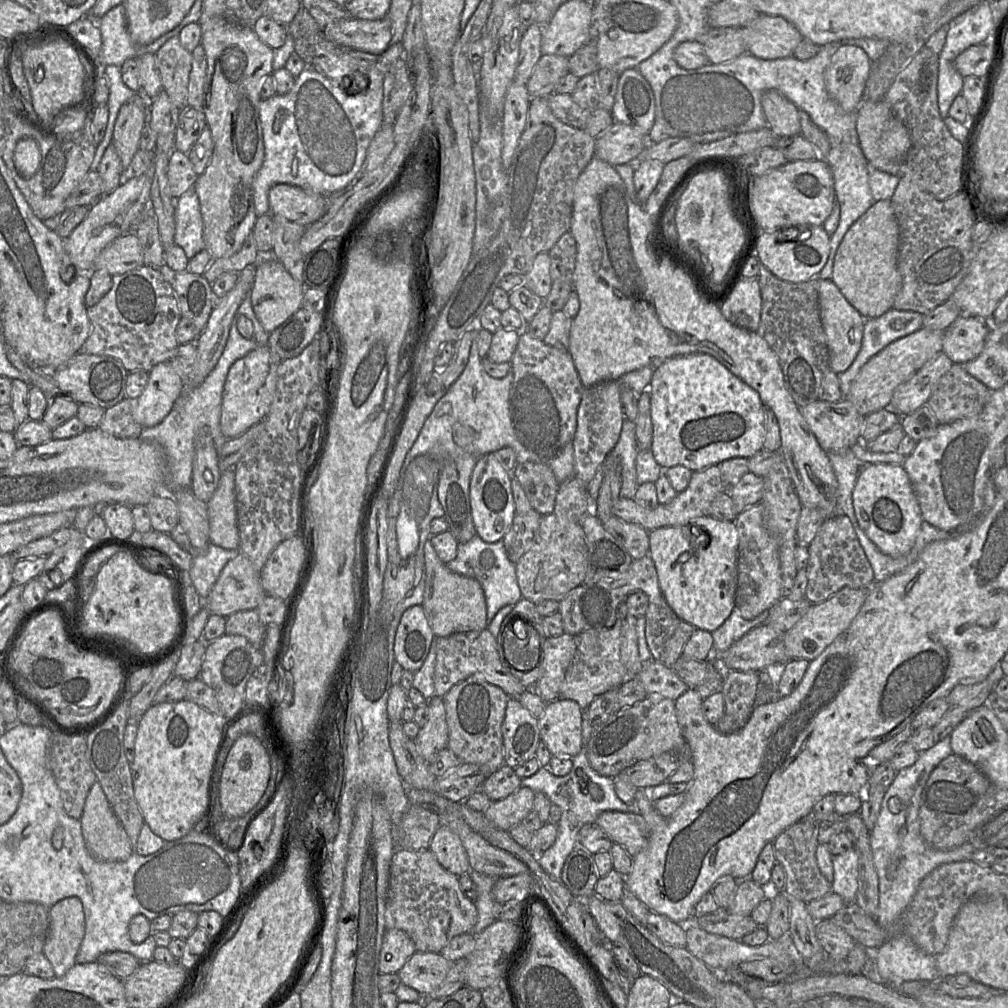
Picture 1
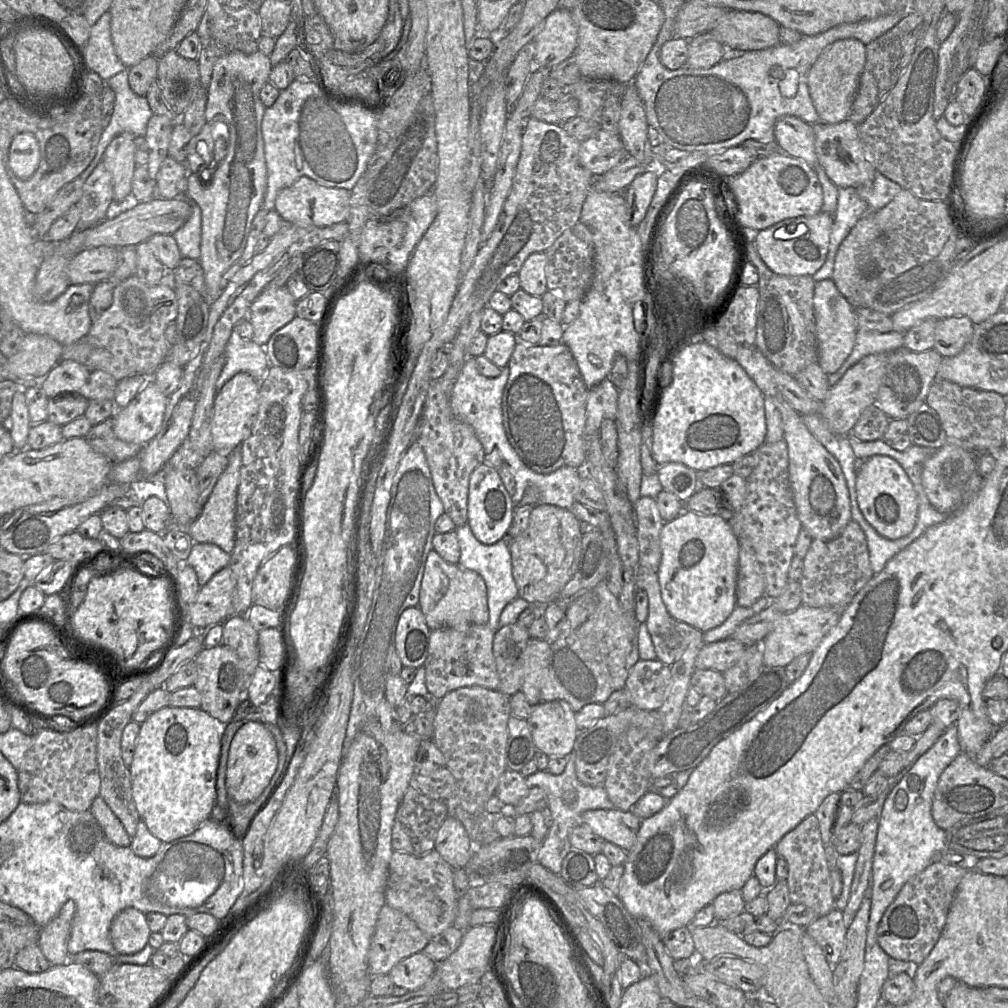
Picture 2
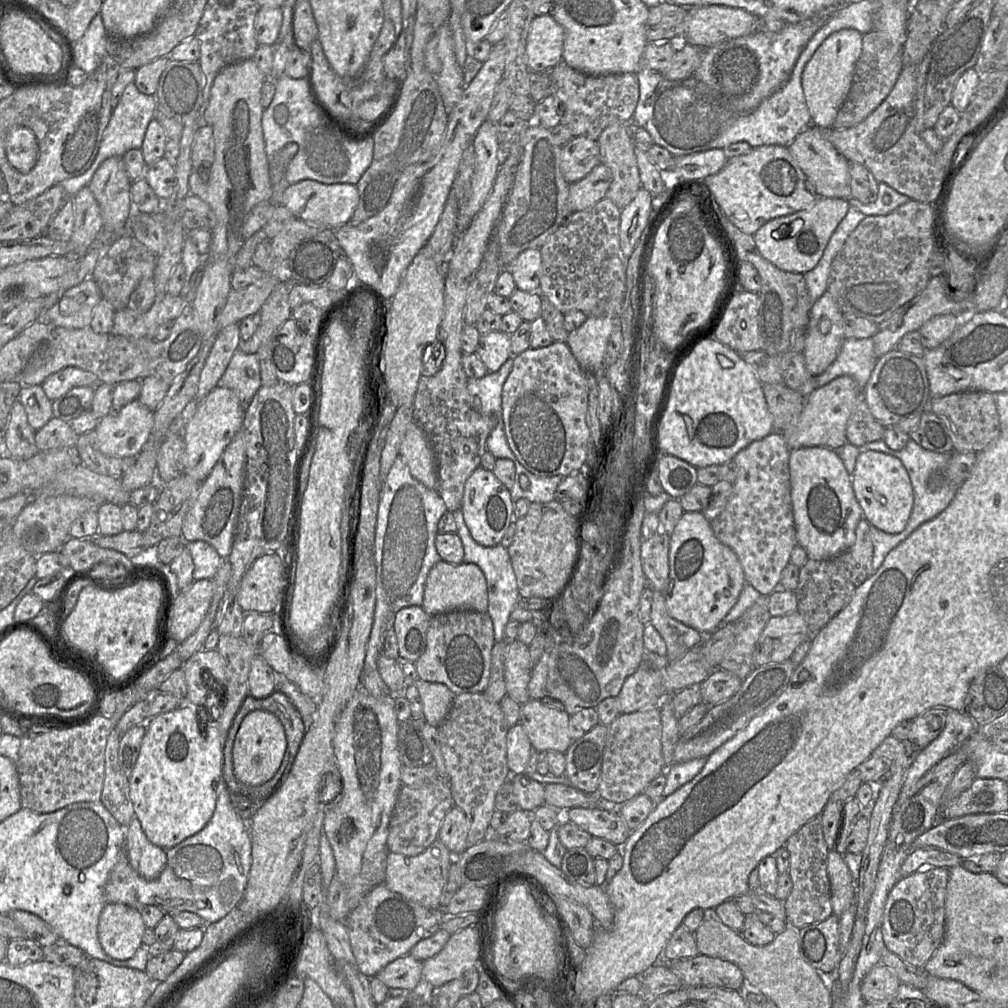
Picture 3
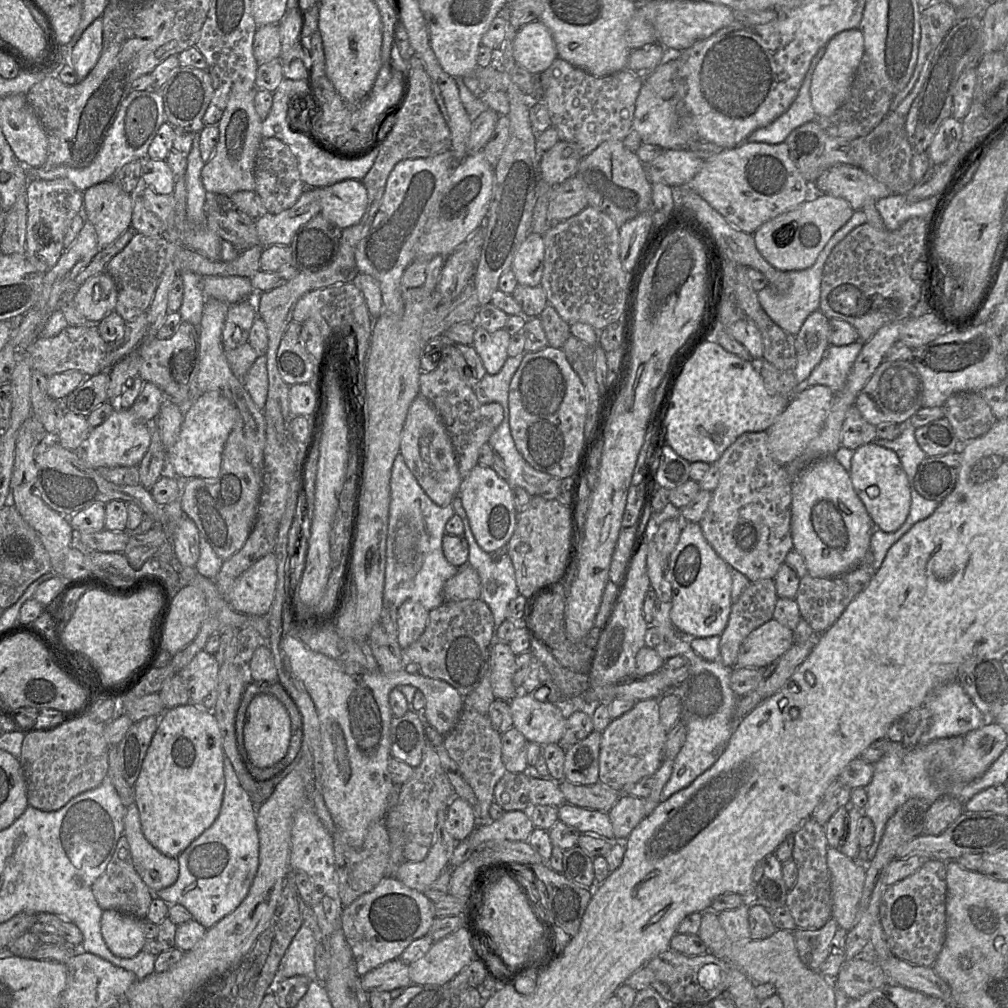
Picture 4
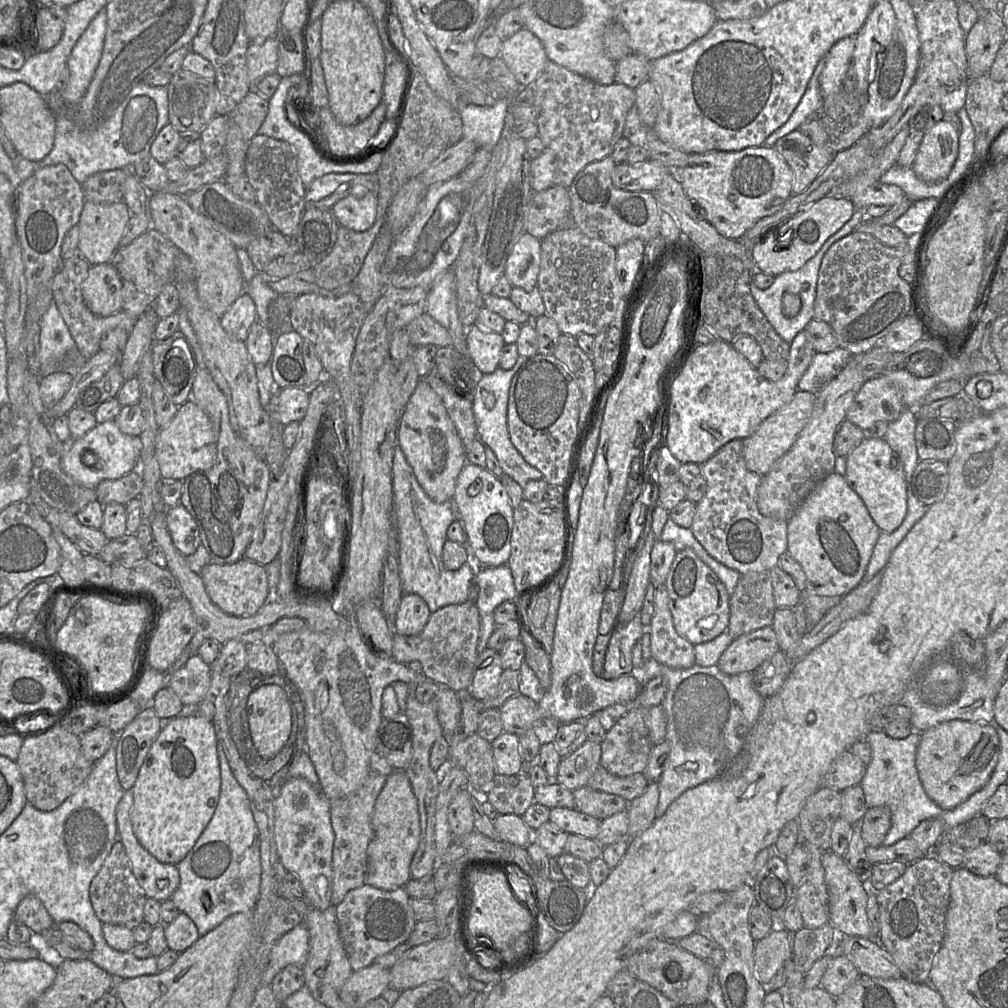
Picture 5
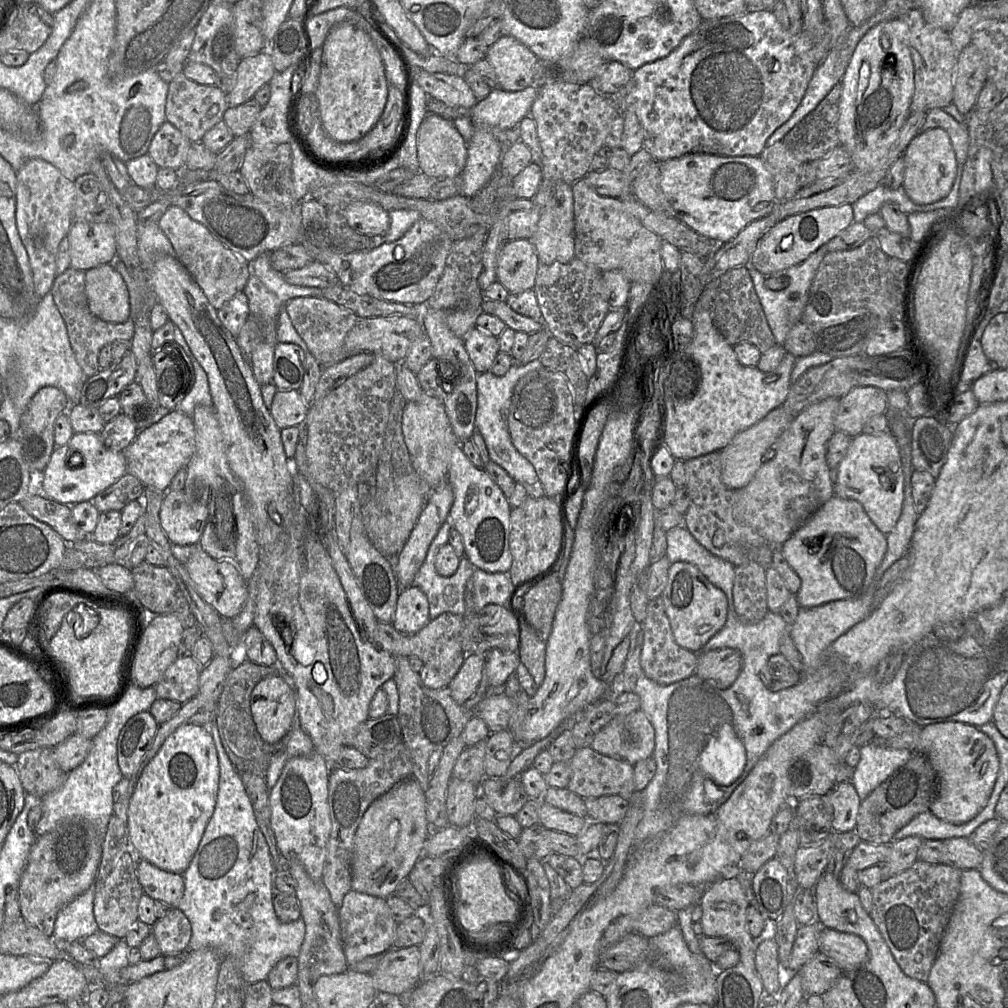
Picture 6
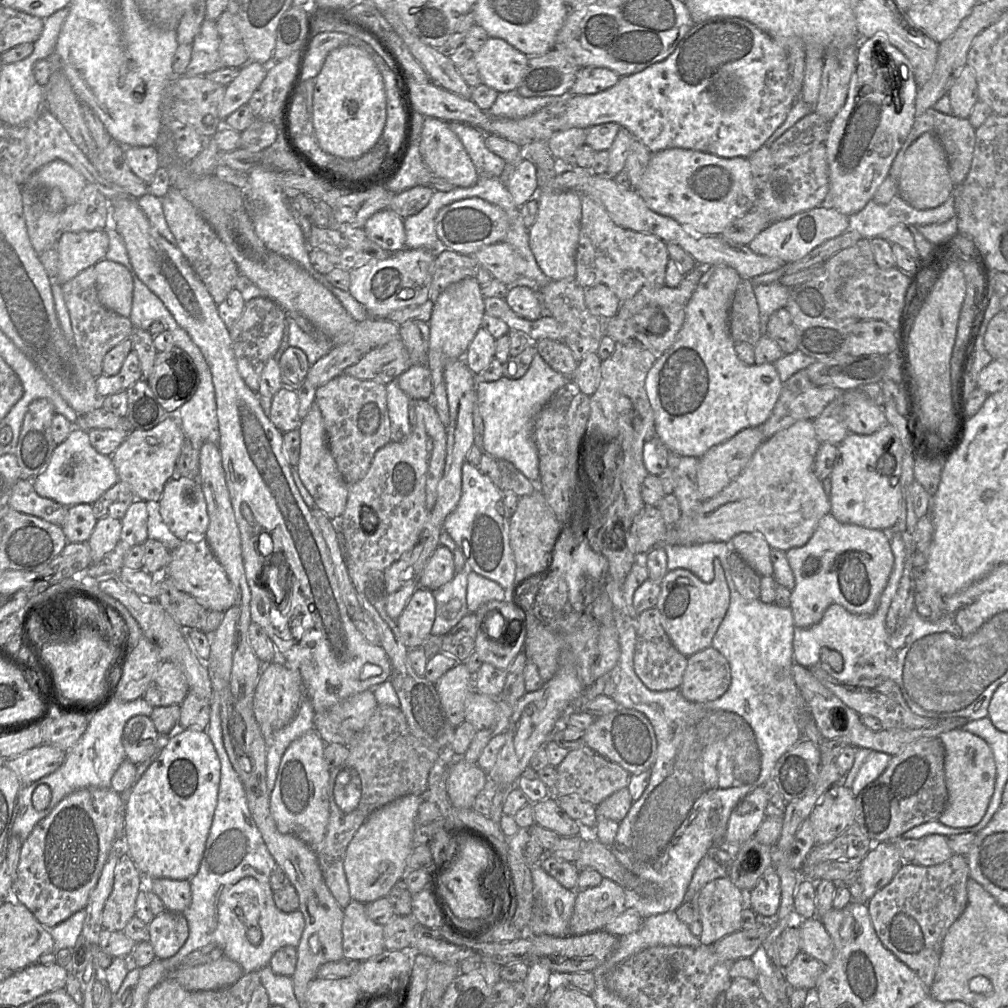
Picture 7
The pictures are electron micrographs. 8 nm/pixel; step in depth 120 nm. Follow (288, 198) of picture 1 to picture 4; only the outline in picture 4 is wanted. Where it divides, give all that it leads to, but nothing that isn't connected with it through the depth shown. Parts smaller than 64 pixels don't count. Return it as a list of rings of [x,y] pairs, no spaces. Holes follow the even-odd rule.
[[[343,180],[318,189],[320,215],[341,229],[358,224],[368,204],[367,190],[362,181]]]

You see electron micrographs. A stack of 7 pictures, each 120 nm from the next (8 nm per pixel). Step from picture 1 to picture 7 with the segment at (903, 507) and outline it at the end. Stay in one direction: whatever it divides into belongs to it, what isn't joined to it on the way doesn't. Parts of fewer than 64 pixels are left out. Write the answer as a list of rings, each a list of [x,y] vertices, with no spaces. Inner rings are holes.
[[[886,423],[879,430],[869,435],[849,433],[837,445],[837,448],[837,458],[829,476],[832,484],[830,514],[842,524],[854,524],[886,533],[889,530],[896,530],[900,514],[900,476],[902,472],[903,447],[894,427]]]

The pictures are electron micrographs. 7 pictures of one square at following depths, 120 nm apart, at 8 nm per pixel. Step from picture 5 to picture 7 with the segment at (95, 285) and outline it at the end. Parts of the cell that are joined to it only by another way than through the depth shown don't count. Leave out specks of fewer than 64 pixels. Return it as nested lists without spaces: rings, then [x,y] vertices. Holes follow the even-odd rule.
[[[102,259],[95,266],[96,288],[101,304],[129,317],[132,308],[133,280],[123,265]]]

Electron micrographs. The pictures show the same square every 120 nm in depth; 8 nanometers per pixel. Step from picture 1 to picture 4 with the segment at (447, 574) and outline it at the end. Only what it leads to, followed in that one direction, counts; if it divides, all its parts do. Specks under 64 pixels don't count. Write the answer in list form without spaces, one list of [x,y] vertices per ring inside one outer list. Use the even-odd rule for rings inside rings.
[[[467,563],[446,581],[443,596],[445,601],[480,599],[481,590],[481,581],[477,571]]]

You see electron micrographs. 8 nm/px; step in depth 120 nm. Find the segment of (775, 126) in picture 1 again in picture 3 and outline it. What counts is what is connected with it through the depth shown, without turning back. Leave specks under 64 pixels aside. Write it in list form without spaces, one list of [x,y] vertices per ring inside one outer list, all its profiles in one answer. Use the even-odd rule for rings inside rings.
[[[806,127],[788,146],[795,162],[808,177],[818,197],[851,199],[849,163],[834,146],[823,137],[820,128]]]

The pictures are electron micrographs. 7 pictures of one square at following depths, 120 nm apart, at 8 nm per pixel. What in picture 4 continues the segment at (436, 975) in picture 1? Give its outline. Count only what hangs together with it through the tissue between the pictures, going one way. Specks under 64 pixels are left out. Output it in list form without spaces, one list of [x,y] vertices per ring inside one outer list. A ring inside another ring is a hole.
[[[400,959],[385,962],[361,976],[361,985],[368,991],[392,991],[411,984],[409,964]]]

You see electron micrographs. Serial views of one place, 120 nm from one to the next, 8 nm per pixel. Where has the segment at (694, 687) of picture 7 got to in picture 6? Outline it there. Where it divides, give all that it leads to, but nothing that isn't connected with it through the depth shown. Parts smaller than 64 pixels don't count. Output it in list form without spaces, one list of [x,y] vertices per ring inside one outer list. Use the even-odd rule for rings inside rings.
[[[733,648],[699,652],[695,674],[719,689],[729,688],[739,676],[743,660]]]

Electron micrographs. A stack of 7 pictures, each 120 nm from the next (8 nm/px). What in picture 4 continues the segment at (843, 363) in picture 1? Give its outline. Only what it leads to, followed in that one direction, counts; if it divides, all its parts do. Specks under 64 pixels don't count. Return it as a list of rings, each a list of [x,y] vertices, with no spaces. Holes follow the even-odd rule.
[[[817,309],[806,318],[795,335],[797,363],[793,373],[798,383],[809,377],[830,346],[828,322],[829,319]]]

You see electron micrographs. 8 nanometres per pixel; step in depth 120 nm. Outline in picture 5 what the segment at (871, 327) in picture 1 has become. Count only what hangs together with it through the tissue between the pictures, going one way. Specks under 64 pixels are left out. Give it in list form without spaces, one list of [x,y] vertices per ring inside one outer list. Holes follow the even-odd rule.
[[[840,347],[826,353],[815,353],[798,383],[798,390],[818,393],[840,373],[852,356],[851,352]]]

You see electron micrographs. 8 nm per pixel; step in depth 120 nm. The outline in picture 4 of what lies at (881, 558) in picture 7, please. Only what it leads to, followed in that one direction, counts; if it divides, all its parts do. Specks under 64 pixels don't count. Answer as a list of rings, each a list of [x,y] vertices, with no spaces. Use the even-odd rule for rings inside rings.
[[[834,455],[813,461],[793,481],[790,527],[793,549],[804,558],[807,573],[818,578],[845,573],[859,564],[876,528],[854,490],[850,473]]]

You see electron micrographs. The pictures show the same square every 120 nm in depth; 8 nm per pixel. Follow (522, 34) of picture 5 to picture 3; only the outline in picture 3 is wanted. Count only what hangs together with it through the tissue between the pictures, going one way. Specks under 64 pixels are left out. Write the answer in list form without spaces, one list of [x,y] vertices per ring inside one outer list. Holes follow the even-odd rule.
[[[550,13],[536,16],[526,42],[530,71],[551,70],[563,61],[564,40],[564,27]]]

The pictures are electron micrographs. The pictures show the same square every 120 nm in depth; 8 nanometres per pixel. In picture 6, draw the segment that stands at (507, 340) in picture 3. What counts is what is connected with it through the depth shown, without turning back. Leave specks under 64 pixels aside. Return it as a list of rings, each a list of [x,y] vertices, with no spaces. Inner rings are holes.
[[[477,326],[465,336],[464,346],[478,374],[489,371],[499,352],[498,337]]]

